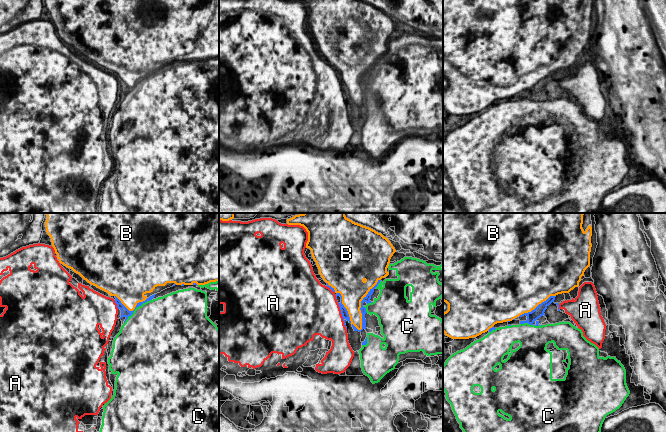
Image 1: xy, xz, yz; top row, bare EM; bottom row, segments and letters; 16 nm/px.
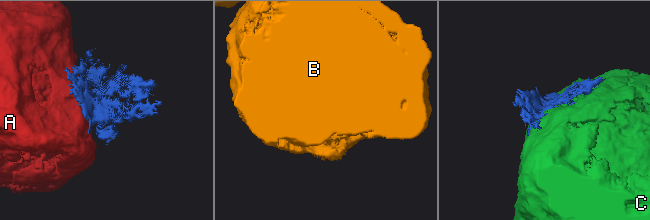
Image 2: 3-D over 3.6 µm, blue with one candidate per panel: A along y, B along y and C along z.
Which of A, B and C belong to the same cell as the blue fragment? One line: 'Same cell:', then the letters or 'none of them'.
Same cell: C

